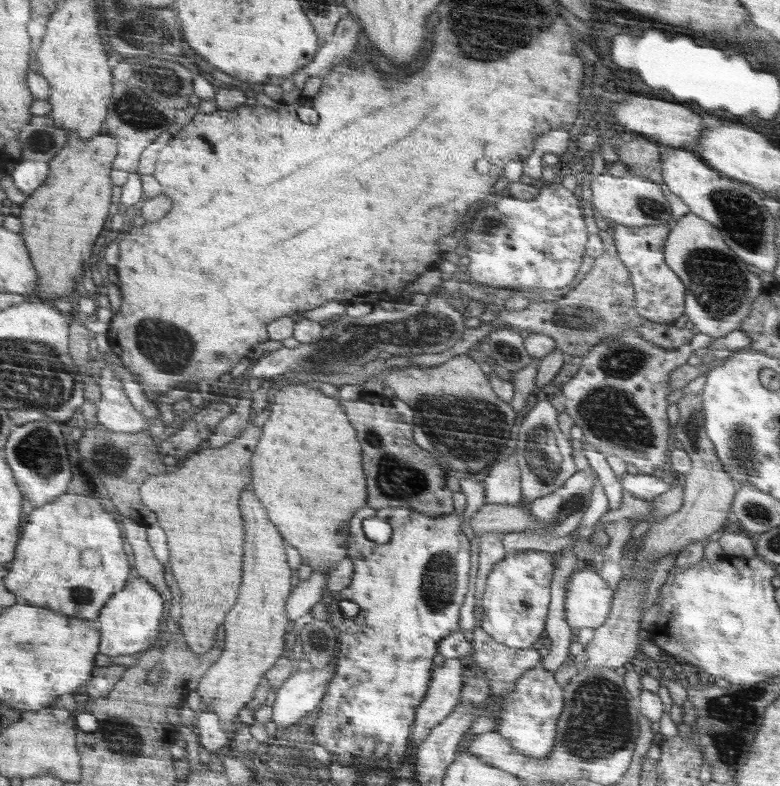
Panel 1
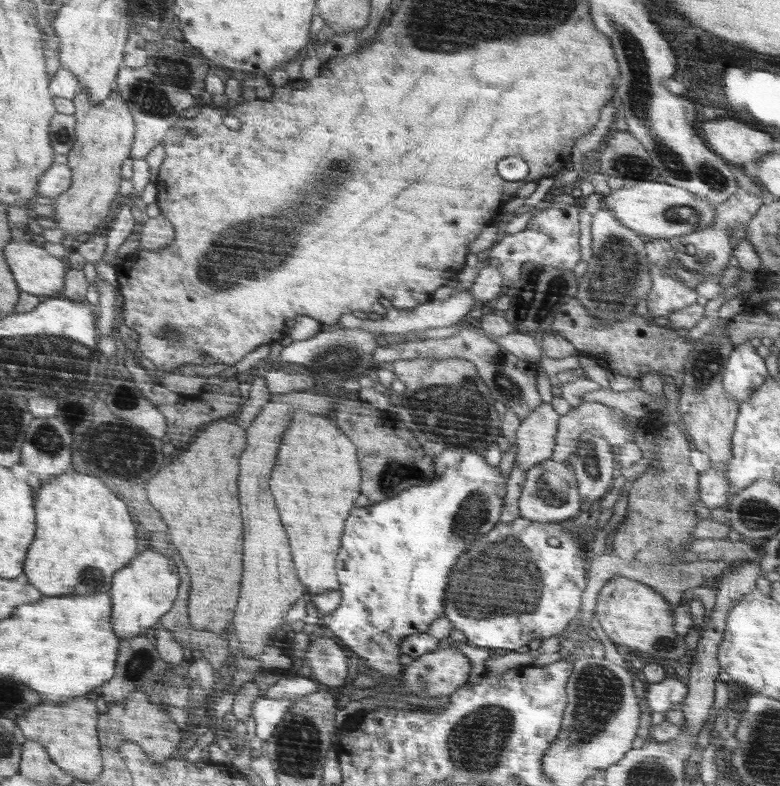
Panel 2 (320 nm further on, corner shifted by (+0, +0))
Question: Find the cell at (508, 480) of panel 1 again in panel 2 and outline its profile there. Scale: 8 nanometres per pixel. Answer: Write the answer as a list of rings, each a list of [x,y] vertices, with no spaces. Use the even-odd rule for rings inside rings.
[[[544,402],[521,420],[517,430],[518,451],[514,467],[518,465],[527,471],[538,463],[550,461],[558,420],[560,415],[554,411],[551,403]]]

